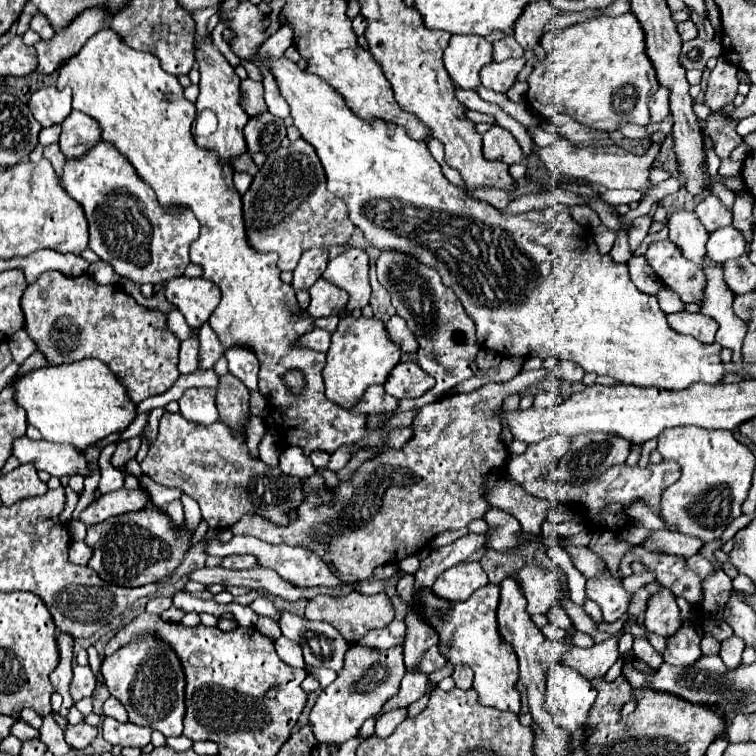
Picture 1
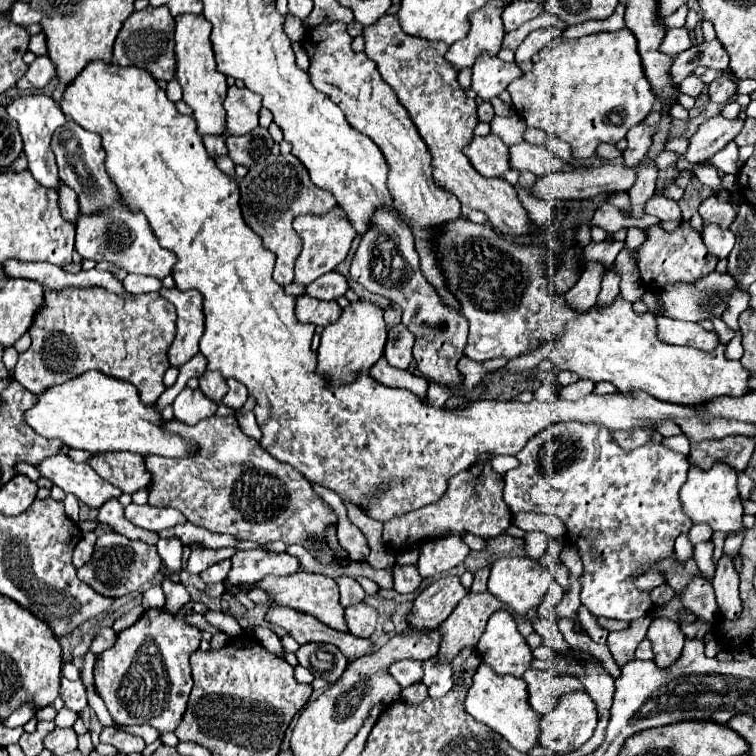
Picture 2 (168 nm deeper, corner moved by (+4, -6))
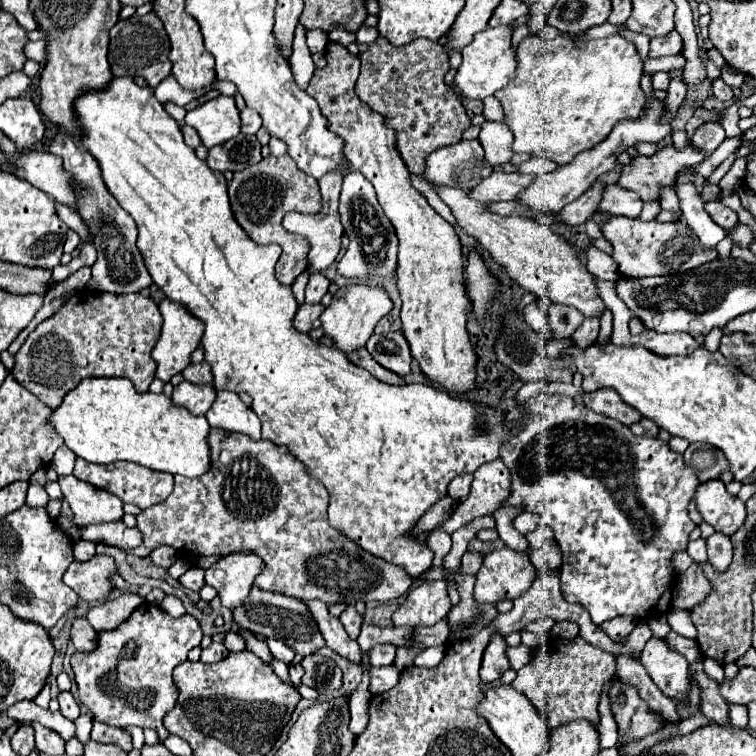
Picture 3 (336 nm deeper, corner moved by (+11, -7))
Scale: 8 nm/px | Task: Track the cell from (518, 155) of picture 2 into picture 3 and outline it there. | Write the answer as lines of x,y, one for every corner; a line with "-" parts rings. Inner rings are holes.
485,122
481,126
481,134
479,134
479,140
485,148
485,160
491,164
491,166
503,166
503,164
511,164
511,158
513,158
513,150
511,150
511,144
513,144
513,134
509,132
507,124
503,122

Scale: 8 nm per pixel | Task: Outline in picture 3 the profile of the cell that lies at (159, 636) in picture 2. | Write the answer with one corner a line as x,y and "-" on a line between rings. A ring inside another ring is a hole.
143,602
119,628
101,632
97,636
97,648
93,652
75,652
71,656
71,666
75,672
75,682
79,686
79,700
93,712
93,718
111,726
141,726
157,730
161,742
169,736
163,726
163,718
175,708
179,688
173,682
173,670
177,664
187,660
187,652
199,646
203,638
203,628
199,620
191,614
179,618
169,616
159,606

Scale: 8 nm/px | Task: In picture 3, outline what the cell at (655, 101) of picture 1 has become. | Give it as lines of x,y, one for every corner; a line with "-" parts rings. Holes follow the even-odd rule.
593,182
591,188
587,192
583,192
583,196
579,196
577,200
573,200
571,204
567,204
559,218
567,224
583,224
587,222
593,212
597,210
597,204
601,202
601,194
605,190
605,182

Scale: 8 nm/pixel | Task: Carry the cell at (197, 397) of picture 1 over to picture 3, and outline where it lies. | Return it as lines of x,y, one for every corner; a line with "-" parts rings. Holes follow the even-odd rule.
181,382
179,386
175,386
171,400
173,404
187,408
193,416
203,416
215,400
215,388

